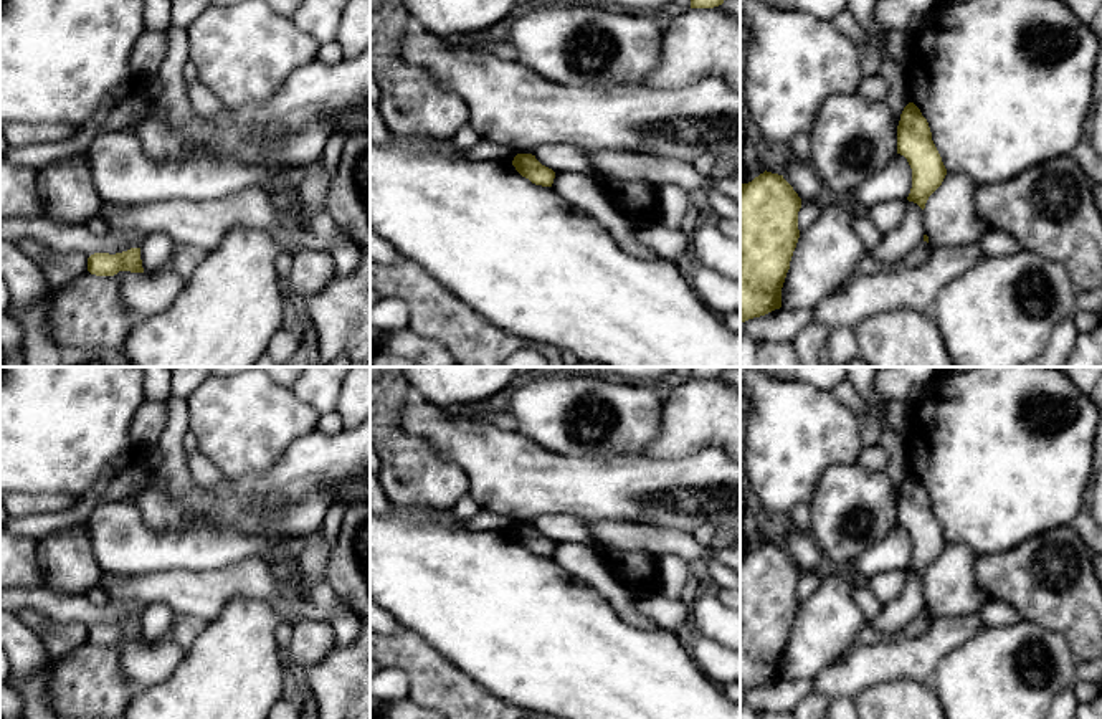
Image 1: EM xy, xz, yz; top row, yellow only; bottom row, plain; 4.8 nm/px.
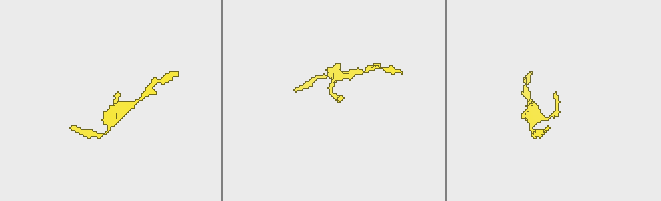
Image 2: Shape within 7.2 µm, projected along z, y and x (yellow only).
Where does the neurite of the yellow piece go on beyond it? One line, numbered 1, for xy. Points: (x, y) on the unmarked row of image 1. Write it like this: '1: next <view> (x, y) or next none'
1: next none

